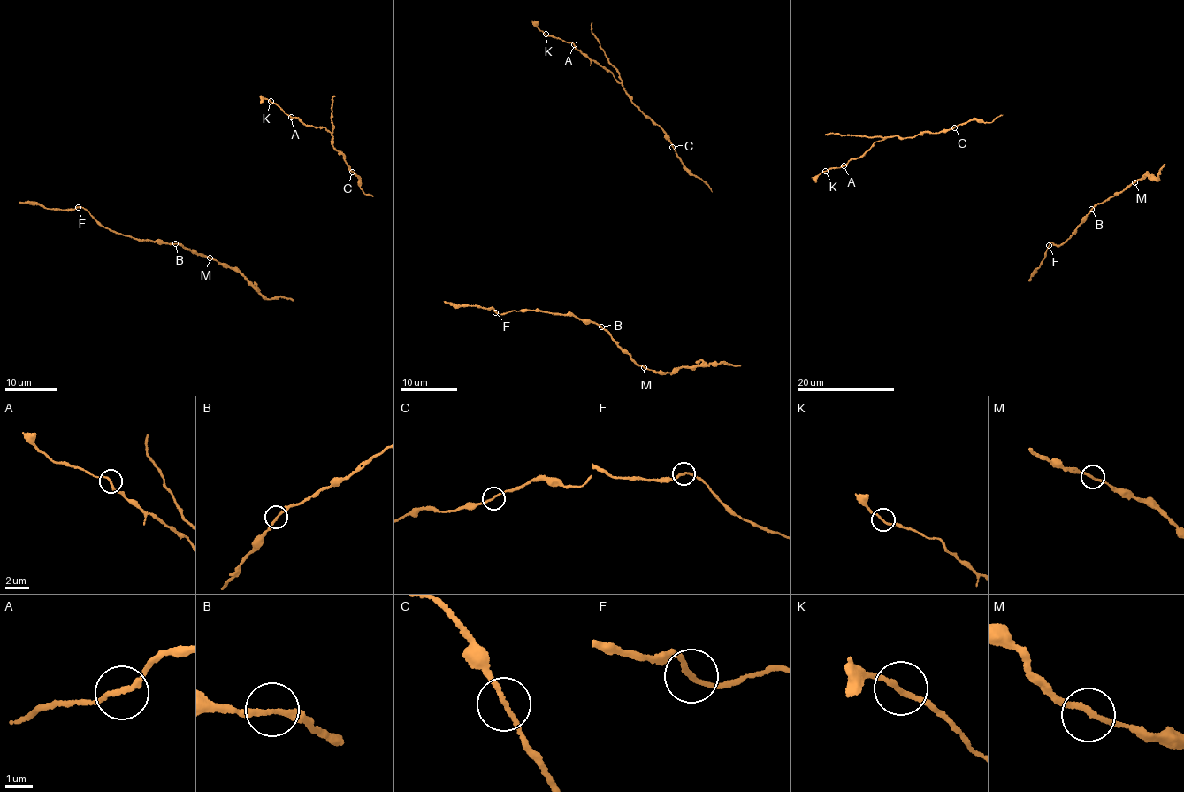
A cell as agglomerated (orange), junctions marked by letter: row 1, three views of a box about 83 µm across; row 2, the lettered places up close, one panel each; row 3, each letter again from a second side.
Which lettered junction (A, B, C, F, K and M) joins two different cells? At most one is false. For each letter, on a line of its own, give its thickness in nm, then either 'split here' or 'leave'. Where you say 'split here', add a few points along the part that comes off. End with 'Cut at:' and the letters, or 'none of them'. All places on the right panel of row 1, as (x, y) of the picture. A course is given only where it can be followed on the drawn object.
A: calibre 180 nm; leave
B: calibre 160 nm; leave
C: calibre 150 nm; leave
F: calibre 160 nm; leave
K: calibre 150 nm; leave
M: calibre 200 nm; leave
Cut at: none of them

